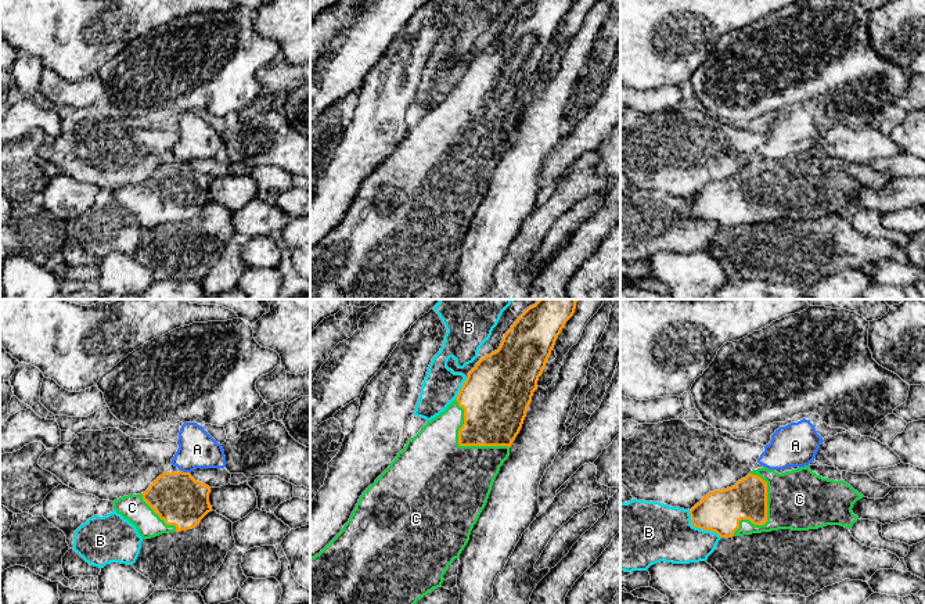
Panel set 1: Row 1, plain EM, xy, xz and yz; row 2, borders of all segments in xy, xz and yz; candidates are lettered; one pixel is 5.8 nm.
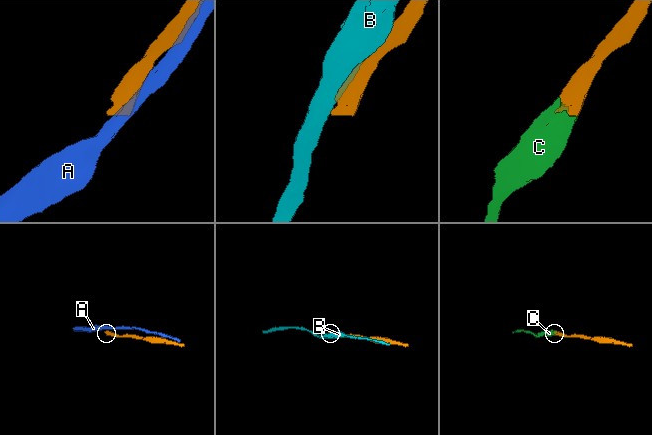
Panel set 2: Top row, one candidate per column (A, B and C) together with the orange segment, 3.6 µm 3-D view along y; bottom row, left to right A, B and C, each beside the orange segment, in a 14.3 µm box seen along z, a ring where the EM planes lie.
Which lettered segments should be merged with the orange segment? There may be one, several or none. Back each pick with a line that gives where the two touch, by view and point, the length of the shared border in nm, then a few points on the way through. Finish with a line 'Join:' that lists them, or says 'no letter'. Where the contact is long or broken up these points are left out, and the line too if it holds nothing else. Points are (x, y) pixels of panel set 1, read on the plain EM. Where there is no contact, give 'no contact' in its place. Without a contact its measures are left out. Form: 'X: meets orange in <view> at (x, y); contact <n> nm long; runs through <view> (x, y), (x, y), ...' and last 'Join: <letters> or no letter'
C: meets orange in xz at (461, 135); contact 420 nm long
Join: C

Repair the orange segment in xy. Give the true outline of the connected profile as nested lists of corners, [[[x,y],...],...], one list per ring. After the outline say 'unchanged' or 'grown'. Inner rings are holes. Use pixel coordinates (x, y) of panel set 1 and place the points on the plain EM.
[[[163,162],[141,184],[127,184],[114,190],[112,194],[118,204],[136,216],[143,229],[151,229],[162,223],[181,222],[195,217],[201,209],[212,201],[209,183],[210,177],[199,170],[195,170],[190,162]]]; grown

